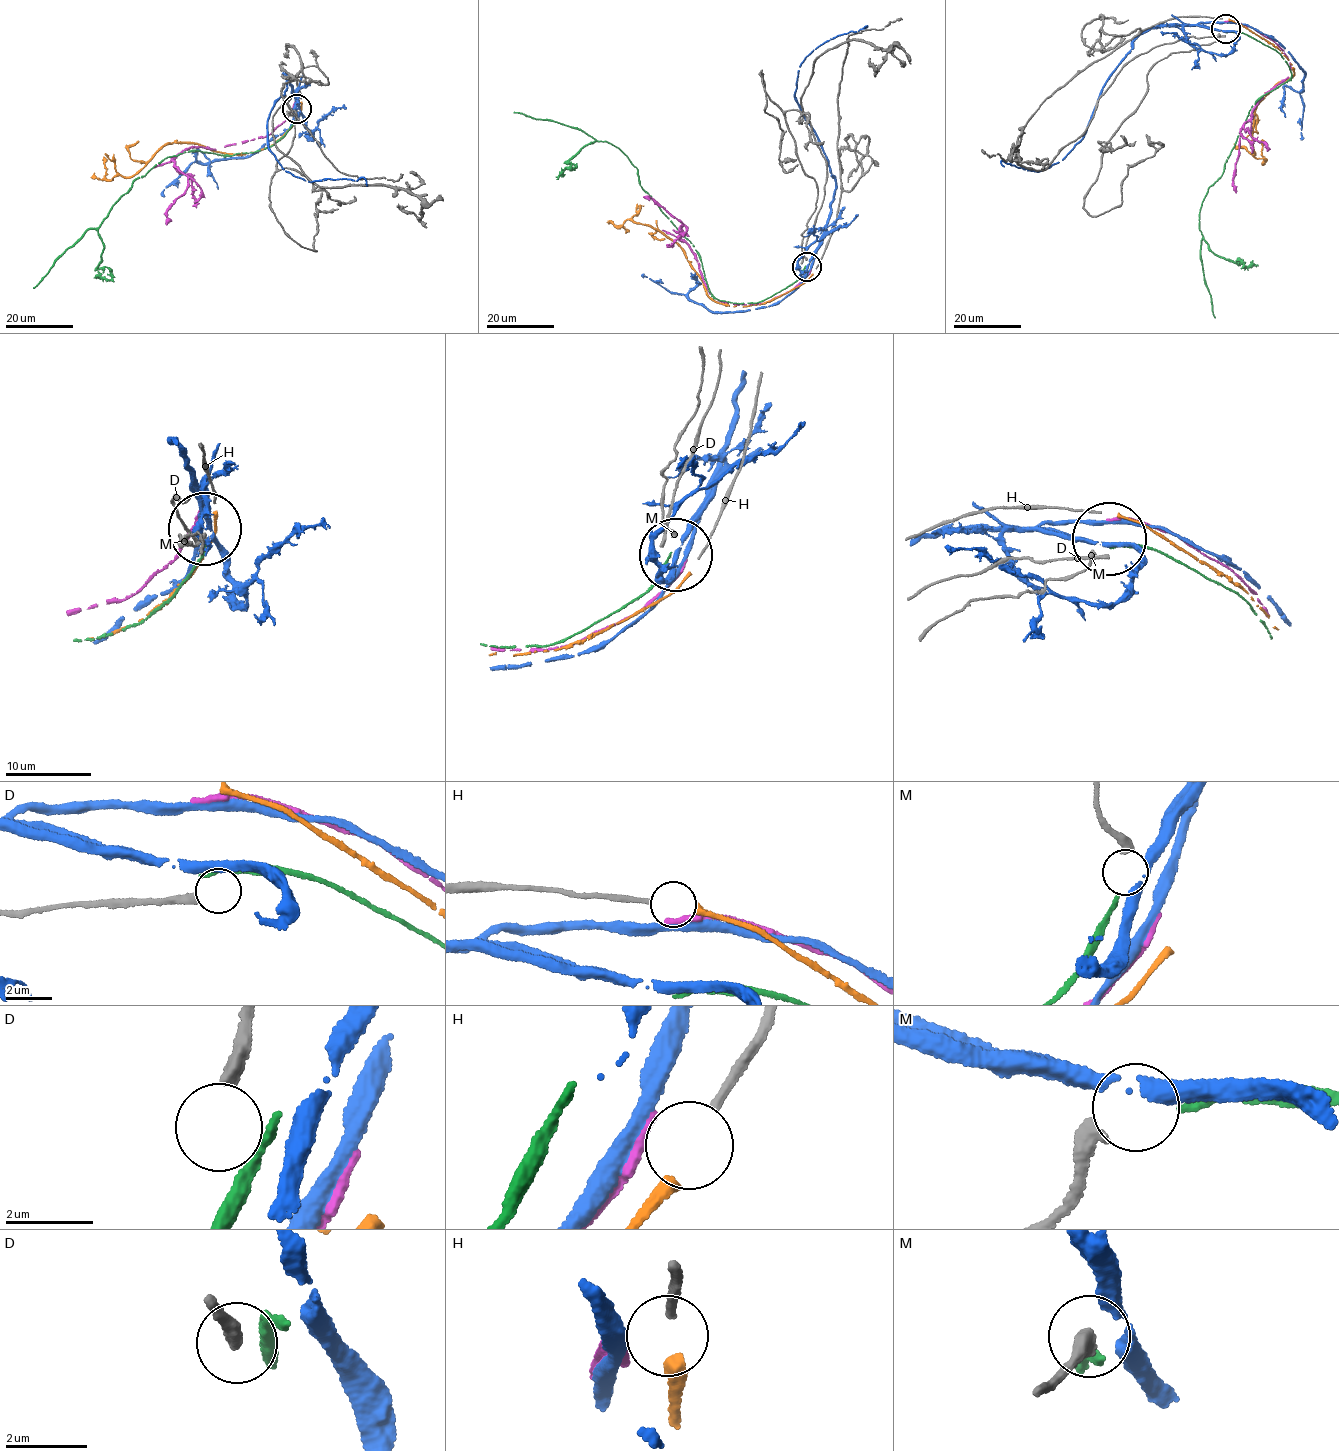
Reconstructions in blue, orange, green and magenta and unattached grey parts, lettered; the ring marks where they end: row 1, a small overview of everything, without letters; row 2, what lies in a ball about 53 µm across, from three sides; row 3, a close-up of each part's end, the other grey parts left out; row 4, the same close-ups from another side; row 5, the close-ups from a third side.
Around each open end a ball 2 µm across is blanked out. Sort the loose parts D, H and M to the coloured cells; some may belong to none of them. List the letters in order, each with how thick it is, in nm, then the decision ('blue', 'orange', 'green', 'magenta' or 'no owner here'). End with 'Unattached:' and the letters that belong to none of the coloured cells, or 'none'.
D: 380 nm thick; no owner here
H: 200 nm thick; orange
M: 400 nm thick; green
Unattached: D

